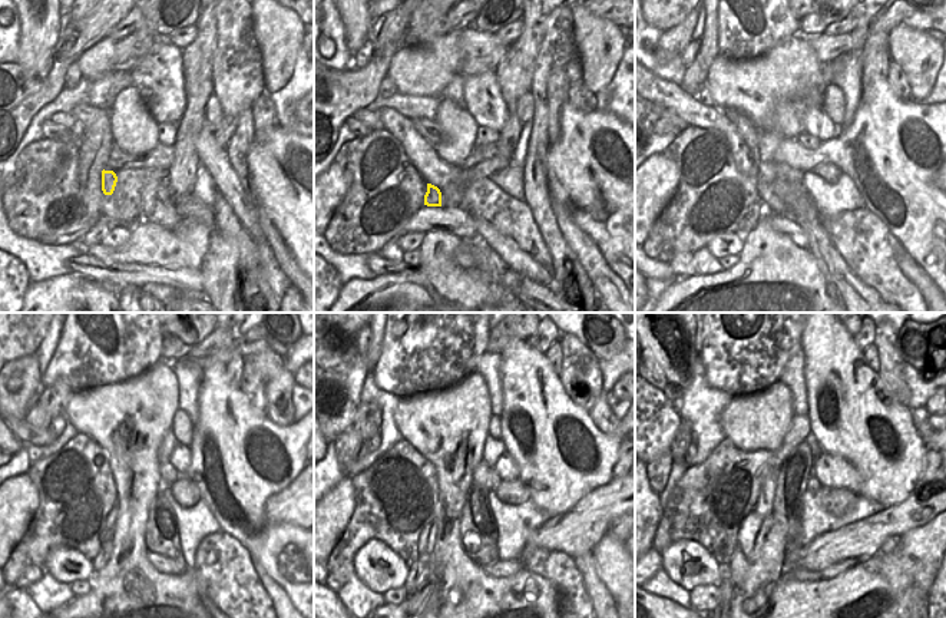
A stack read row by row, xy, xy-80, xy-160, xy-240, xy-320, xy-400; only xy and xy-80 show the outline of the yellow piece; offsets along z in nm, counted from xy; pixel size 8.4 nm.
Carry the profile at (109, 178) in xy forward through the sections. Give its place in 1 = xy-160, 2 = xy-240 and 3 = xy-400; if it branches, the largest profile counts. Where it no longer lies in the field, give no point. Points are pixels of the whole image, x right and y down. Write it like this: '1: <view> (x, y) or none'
1: xy-160 (754, 212)
2: xy-240 (106, 547)
3: xy-400 (727, 588)

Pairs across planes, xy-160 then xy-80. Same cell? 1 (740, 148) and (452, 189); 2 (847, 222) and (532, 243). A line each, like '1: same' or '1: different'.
1: different
2: same

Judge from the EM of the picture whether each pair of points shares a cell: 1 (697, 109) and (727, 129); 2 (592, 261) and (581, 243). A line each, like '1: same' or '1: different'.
1: same
2: same

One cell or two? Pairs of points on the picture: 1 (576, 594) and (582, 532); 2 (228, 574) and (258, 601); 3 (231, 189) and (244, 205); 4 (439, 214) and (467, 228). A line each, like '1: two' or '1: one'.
1: two
2: one
3: one
4: one

